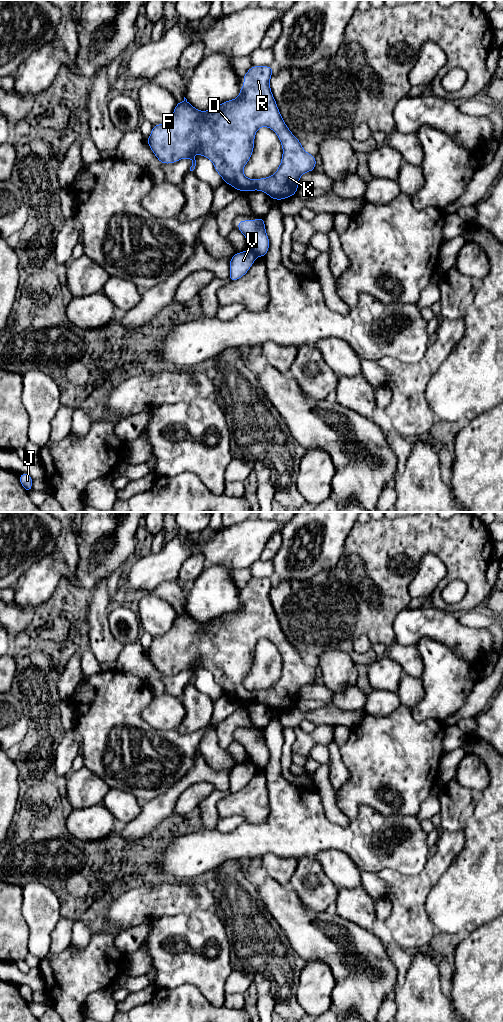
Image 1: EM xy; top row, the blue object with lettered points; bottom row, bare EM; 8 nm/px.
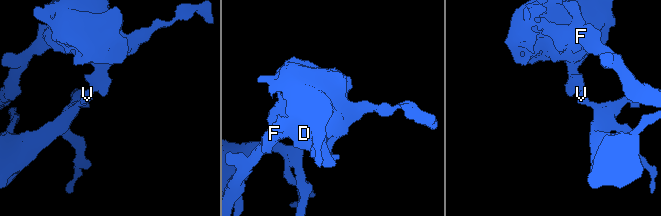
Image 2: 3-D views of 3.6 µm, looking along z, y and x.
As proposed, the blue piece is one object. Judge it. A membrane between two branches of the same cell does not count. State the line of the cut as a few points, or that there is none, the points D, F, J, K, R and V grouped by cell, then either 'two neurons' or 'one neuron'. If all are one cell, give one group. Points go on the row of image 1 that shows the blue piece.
cut in xy along (249, 248), (257, 255); D F K R / J V; two neurons

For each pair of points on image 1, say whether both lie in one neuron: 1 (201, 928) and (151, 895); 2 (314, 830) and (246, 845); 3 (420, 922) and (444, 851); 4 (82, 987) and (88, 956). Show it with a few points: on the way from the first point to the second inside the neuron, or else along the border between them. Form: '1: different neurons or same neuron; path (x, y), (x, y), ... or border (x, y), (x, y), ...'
1: different neurons; border (202, 910), (189, 914), (161, 915), (156, 919)
2: same neuron; path (297, 830), (263, 838)
3: same neuron; path (418, 904), (418, 887), (434, 869)
4: same neuron; path (82, 979), (82, 974), (88, 968), (88, 964)

